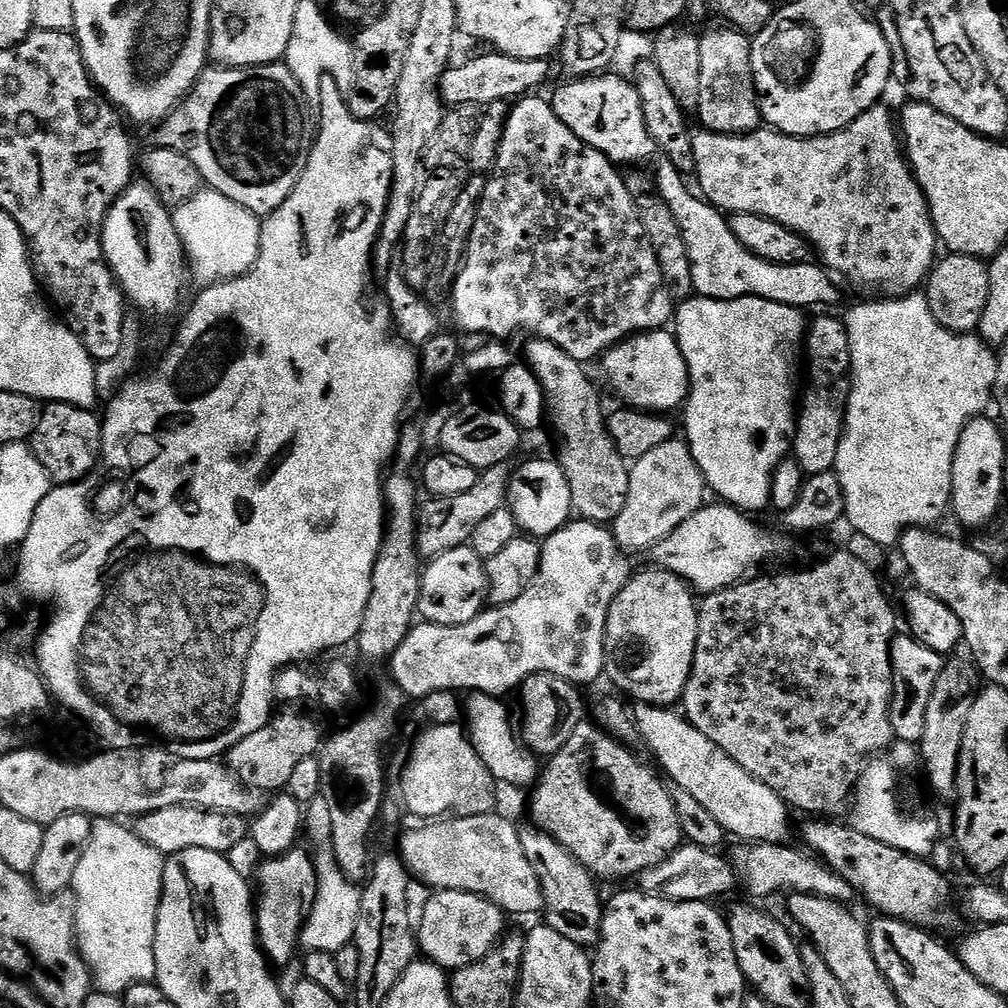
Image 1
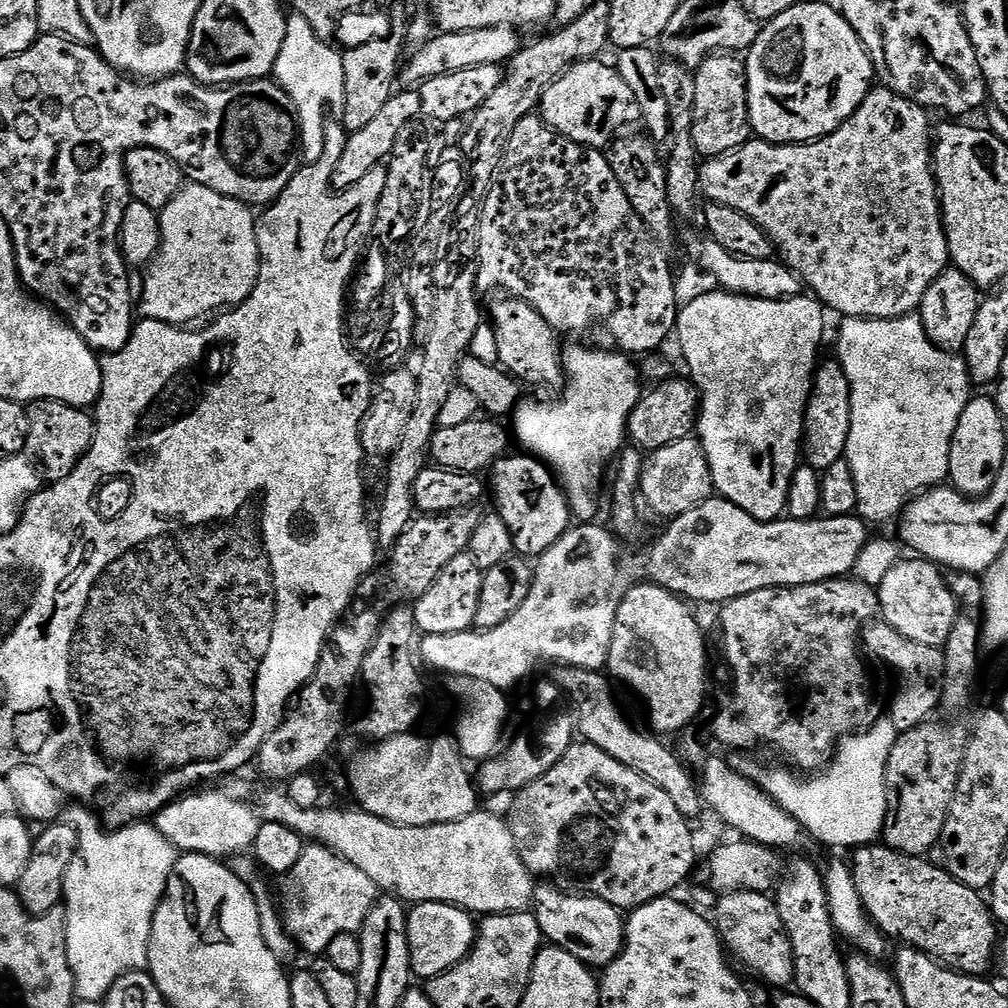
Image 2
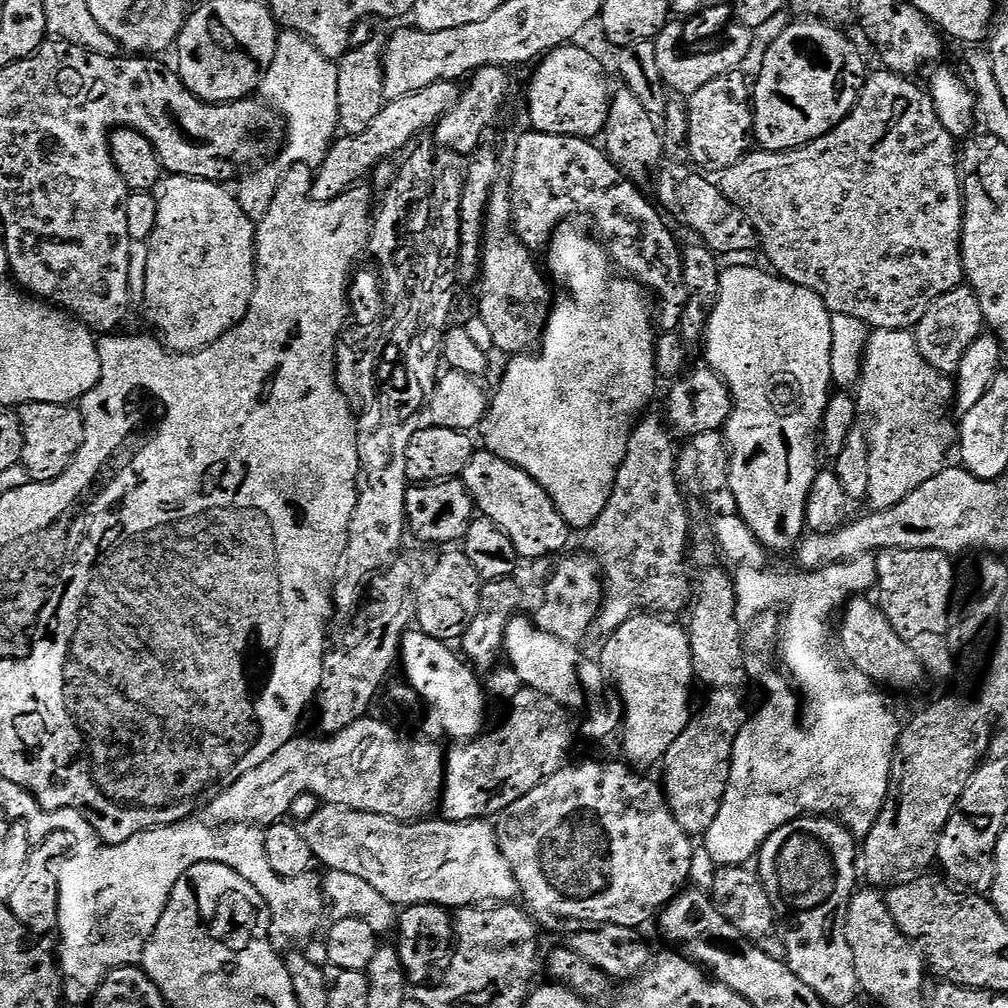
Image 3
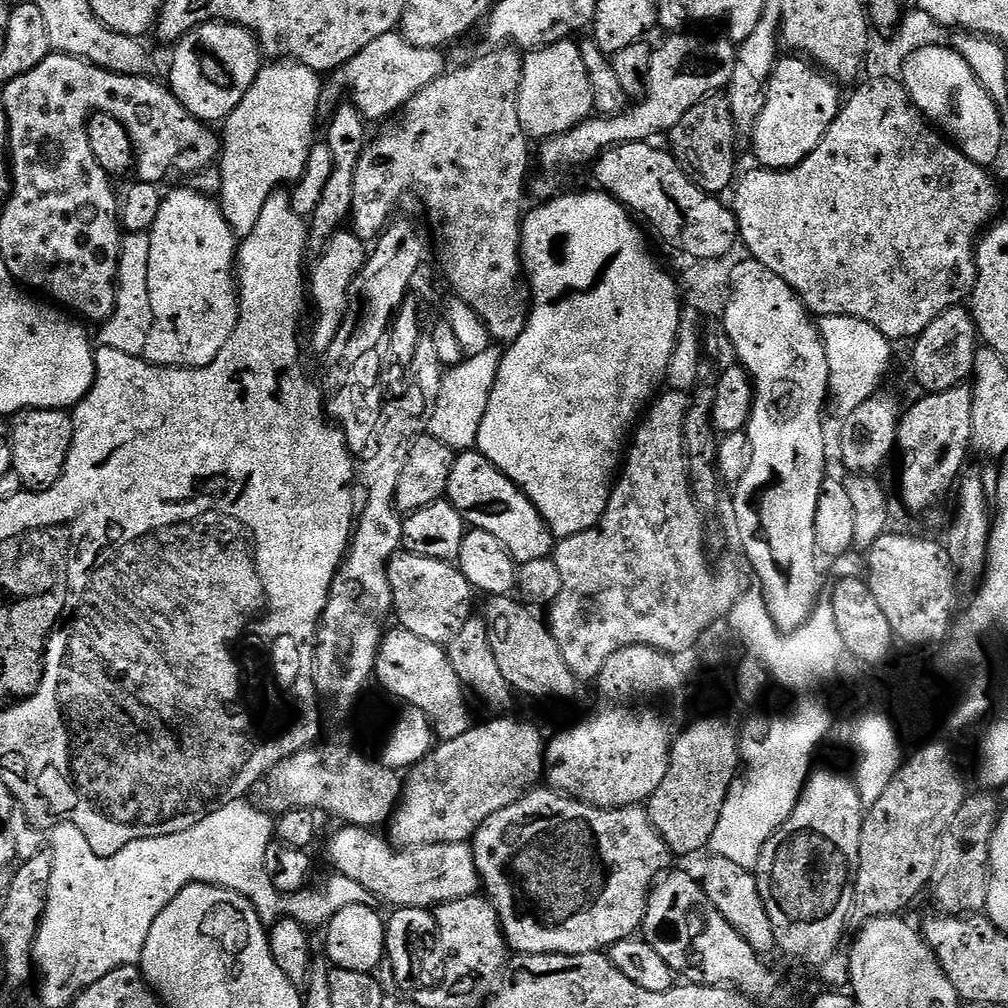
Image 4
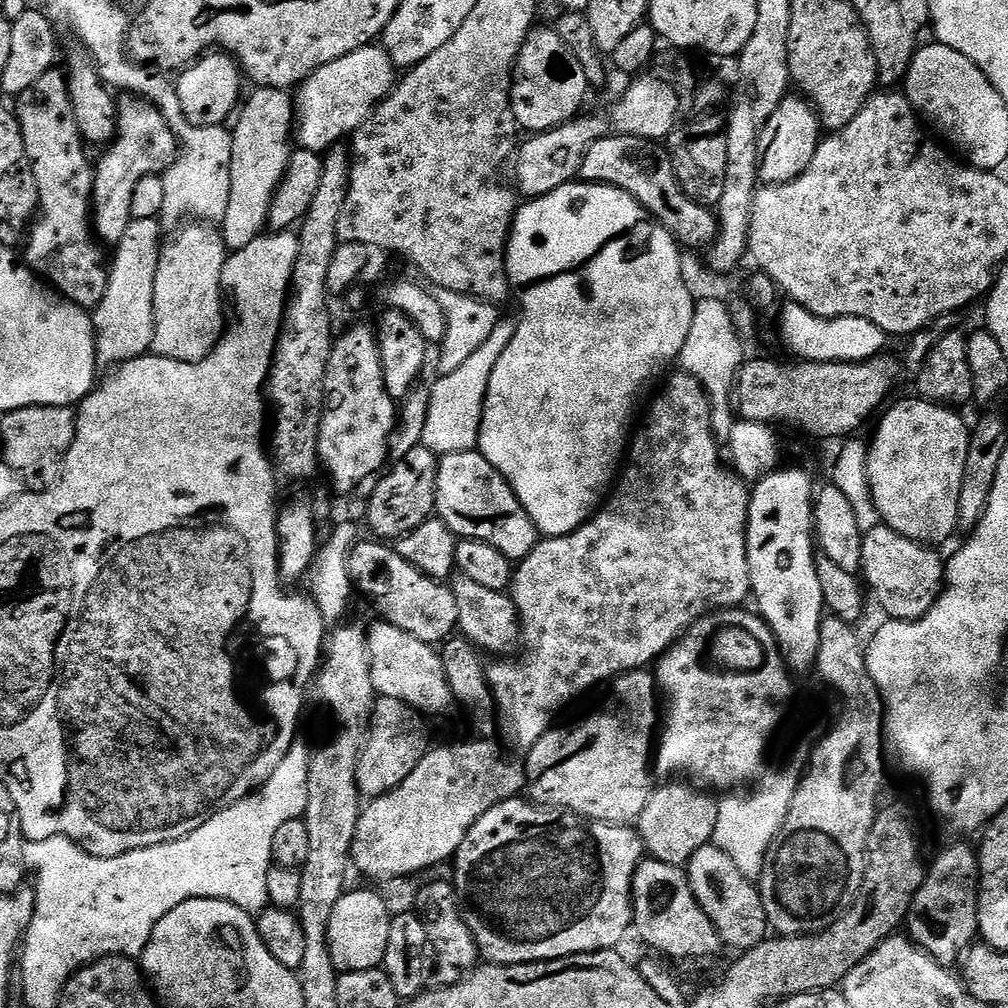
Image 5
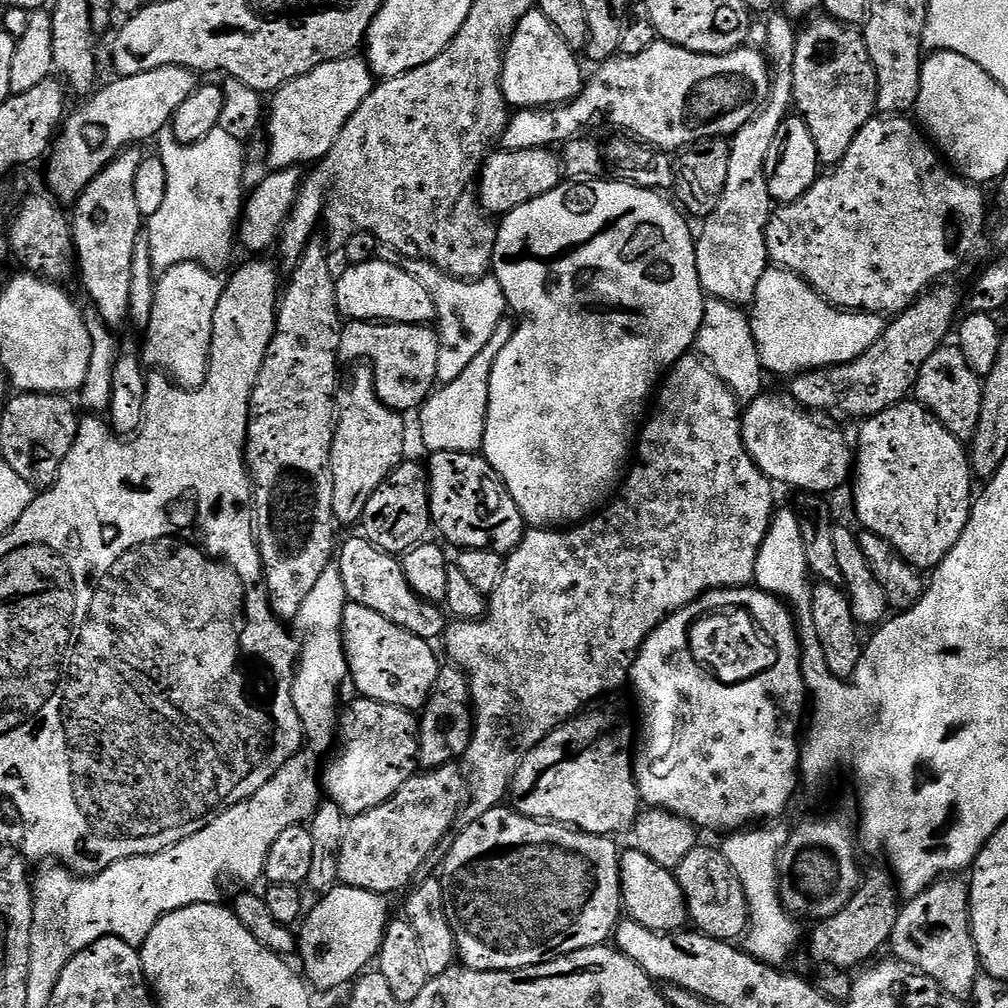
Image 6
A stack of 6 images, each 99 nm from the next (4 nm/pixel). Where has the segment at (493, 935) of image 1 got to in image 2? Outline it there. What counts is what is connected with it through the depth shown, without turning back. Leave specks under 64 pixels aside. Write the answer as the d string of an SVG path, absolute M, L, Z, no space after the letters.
M442 902L412 904L408 913L406 938L410 946L413 977L420 979L421 976L421 981L427 982L458 966L458 962L462 962L462 958L468 956L468 951L476 941L477 927L473 913L459 908L457 904Z

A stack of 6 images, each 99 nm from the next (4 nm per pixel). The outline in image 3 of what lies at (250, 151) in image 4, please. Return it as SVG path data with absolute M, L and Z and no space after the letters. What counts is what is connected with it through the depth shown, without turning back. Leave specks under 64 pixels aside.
M281 31L276 37L274 62L270 62L270 70L266 70L266 78L262 78L259 95L264 103L271 104L283 116L286 139L275 160L249 171L239 181L240 189L235 189L237 202L246 218L253 222L266 218L274 194L278 194L280 179L289 168L295 164L304 164L313 170L320 168L333 140L337 139L340 119L336 64L325 58L302 34Z

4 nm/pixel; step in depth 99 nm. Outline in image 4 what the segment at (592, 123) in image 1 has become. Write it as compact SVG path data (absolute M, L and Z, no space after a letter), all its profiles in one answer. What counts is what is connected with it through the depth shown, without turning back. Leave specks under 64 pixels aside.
M569 38L559 40L545 48L533 48L523 57L522 82L518 90L518 122L522 122L522 130L537 141L543 142L550 136L557 136L593 115L592 95L590 94L590 78L586 78L586 66L582 62L579 43Z

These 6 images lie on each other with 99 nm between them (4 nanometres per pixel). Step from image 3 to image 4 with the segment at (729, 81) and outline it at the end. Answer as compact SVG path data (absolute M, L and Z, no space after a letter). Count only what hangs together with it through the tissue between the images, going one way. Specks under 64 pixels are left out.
M713 94L698 102L694 110L686 110L686 115L678 126L667 133L667 147L682 170L691 178L703 192L709 194L724 194L733 187L737 179L736 172L736 140L738 133L736 123L732 120L732 111L727 95Z

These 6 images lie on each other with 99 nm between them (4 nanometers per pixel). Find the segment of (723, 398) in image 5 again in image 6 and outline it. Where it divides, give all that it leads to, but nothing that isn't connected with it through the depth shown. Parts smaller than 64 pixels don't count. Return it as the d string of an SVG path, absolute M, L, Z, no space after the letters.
M707 297L704 301L703 324L699 328L695 345L699 355L711 364L740 403L752 403L763 393L761 356L758 354L751 319L741 307Z

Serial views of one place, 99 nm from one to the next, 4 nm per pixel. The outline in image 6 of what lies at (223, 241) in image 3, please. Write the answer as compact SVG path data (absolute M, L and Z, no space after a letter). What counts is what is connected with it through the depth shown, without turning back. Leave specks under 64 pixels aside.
M179 264L156 281L154 310L146 322L148 341L142 356L181 388L200 388L208 376L214 310L218 310L221 291L221 277L215 272L207 272L201 264Z

